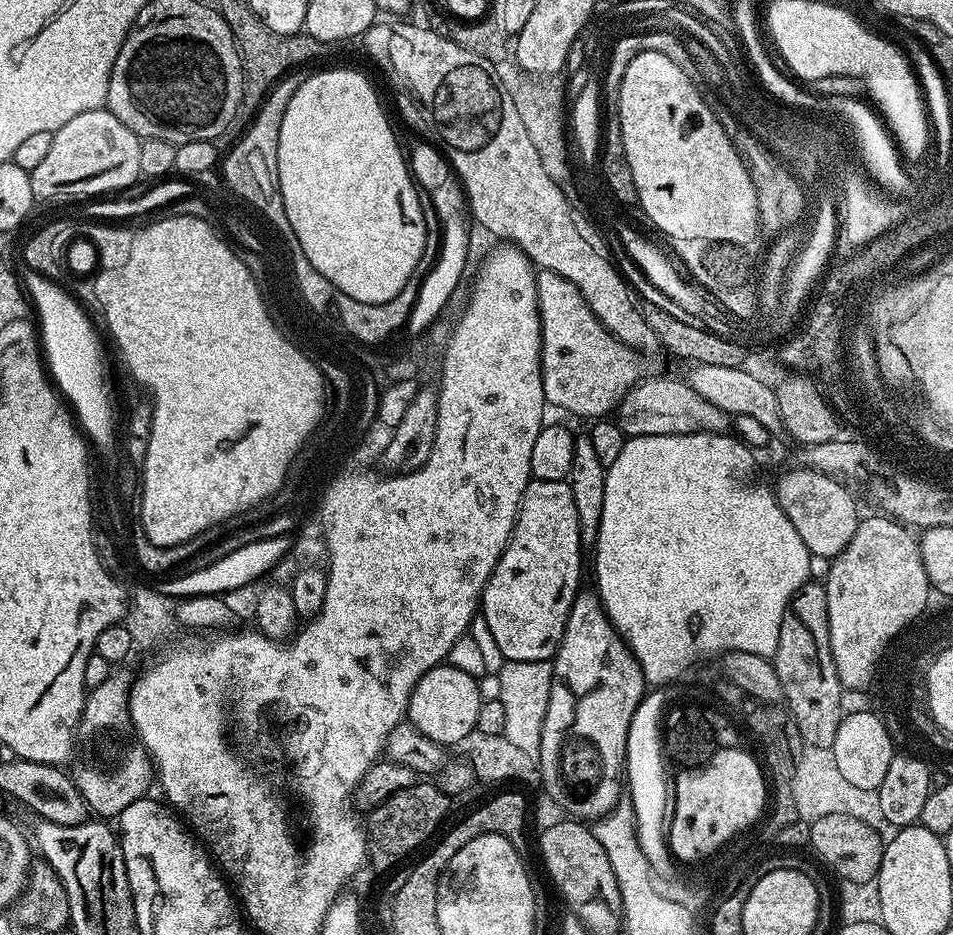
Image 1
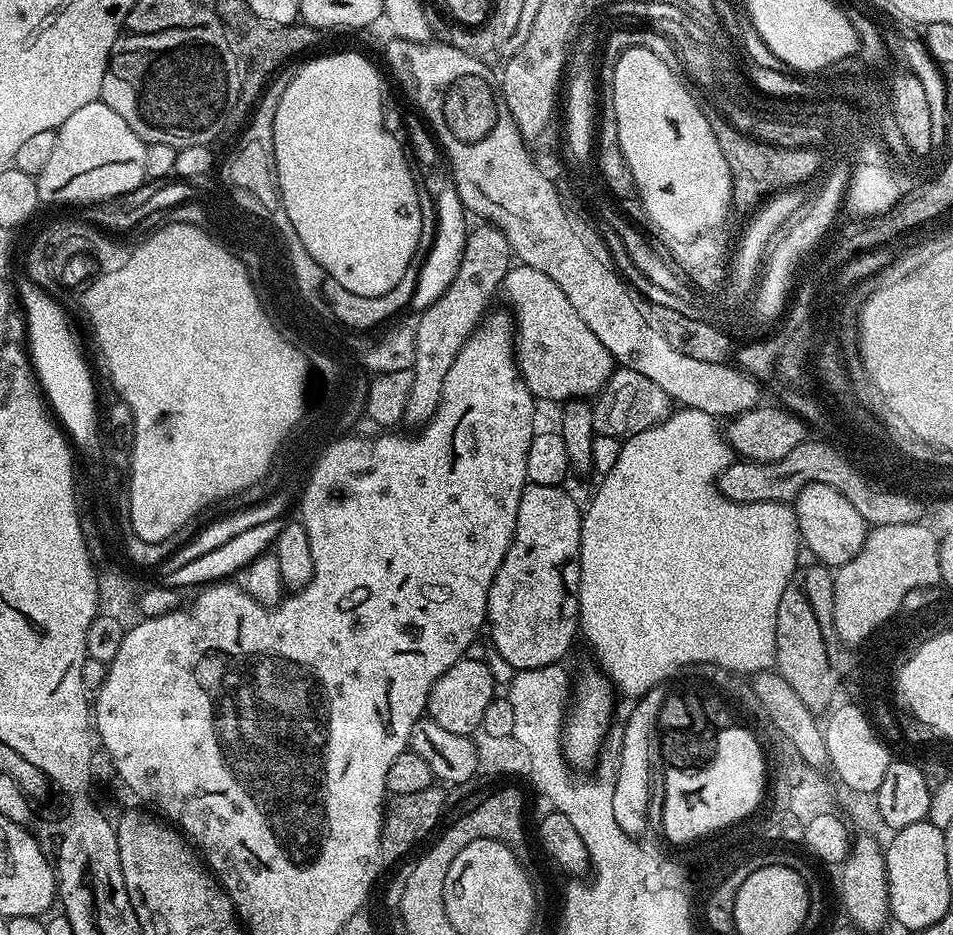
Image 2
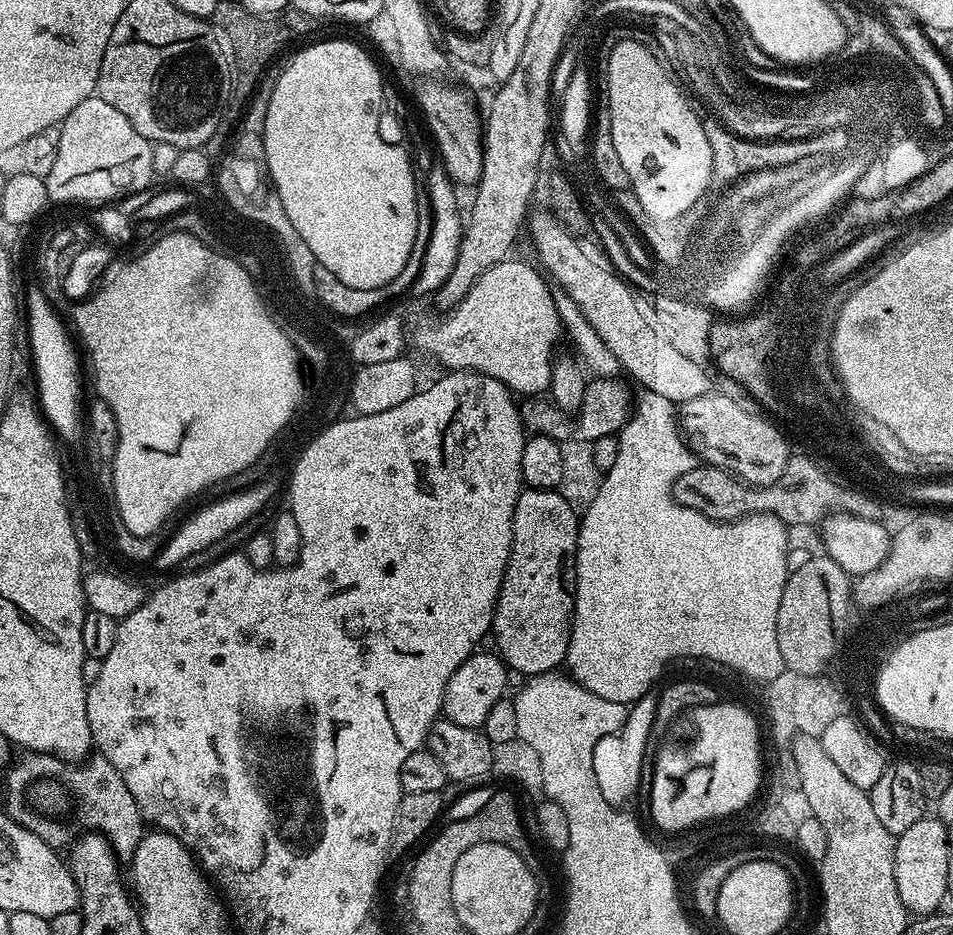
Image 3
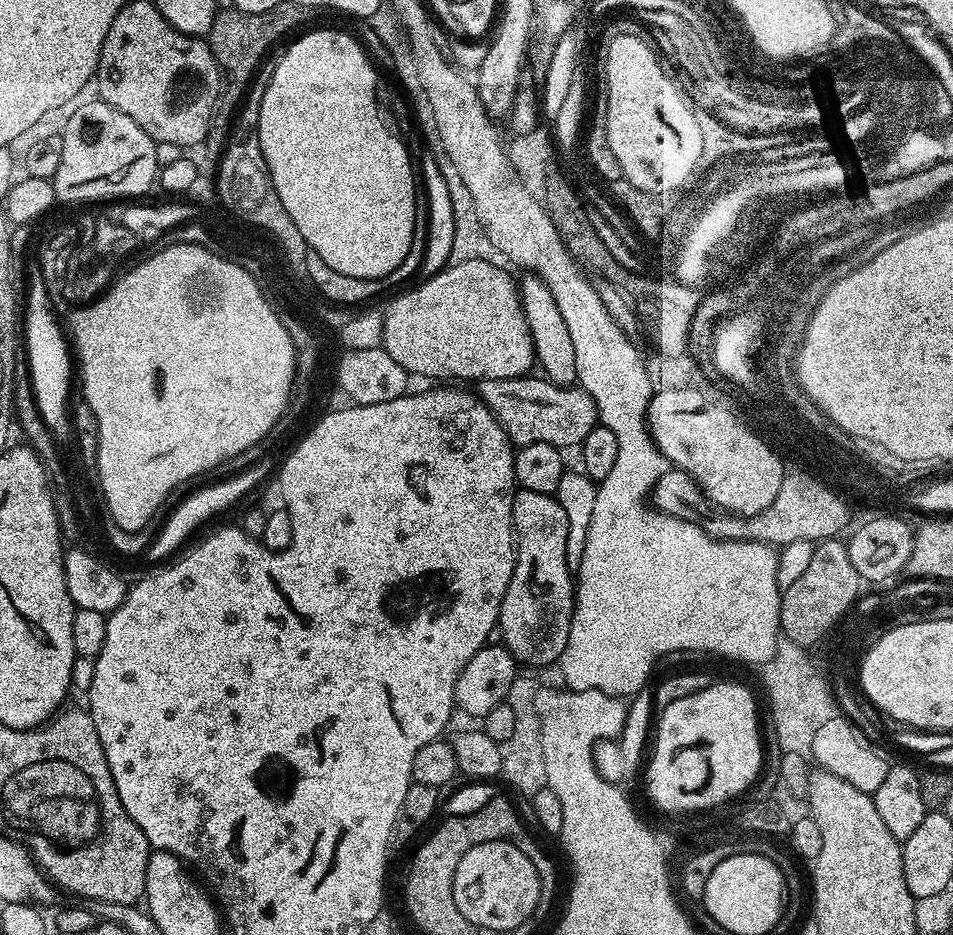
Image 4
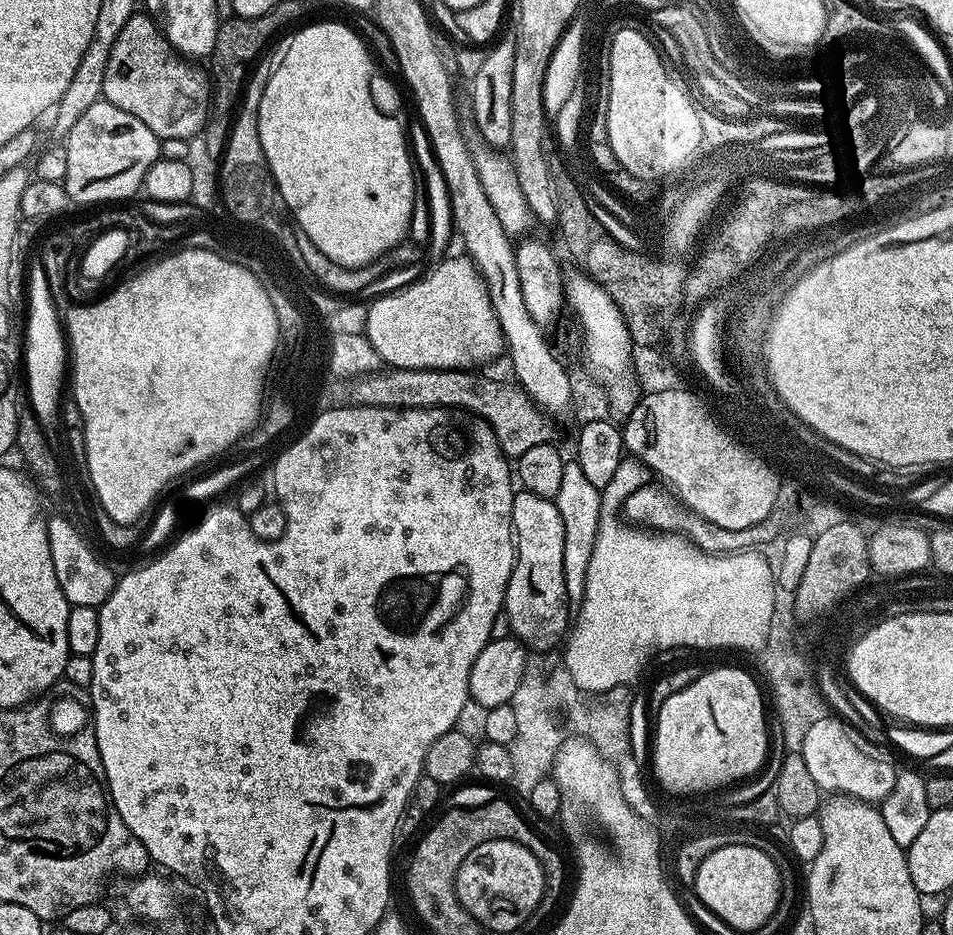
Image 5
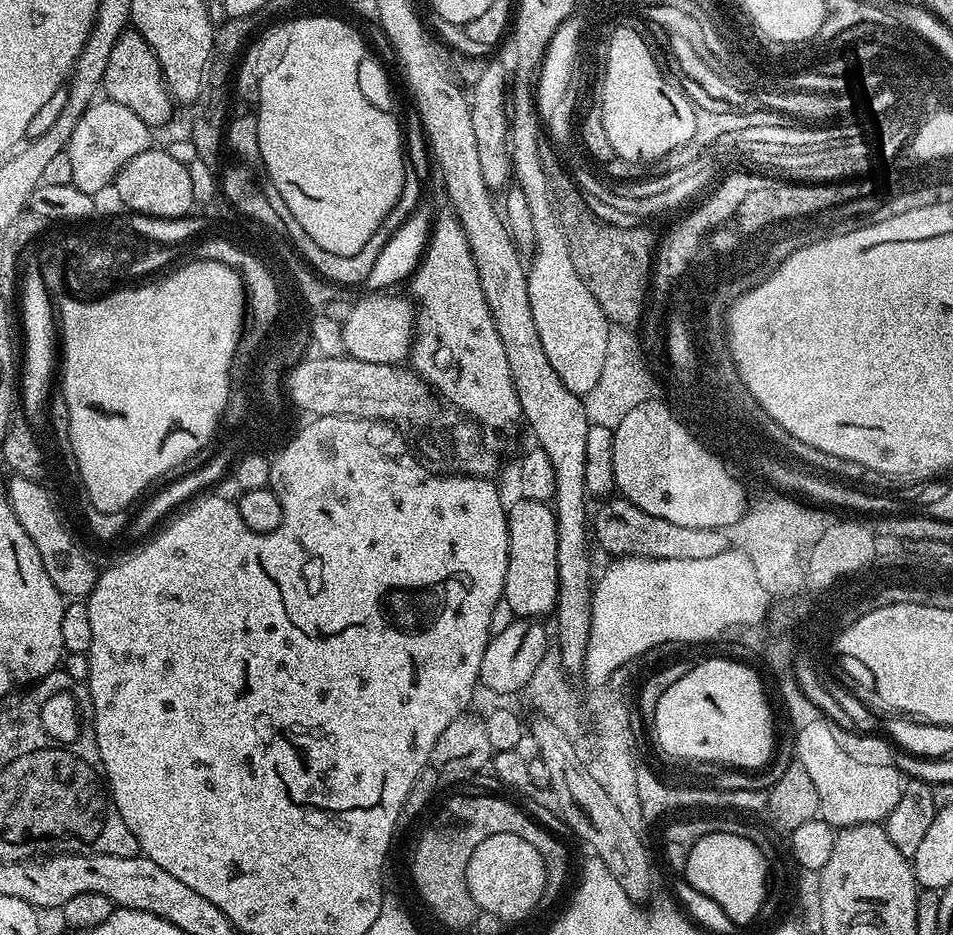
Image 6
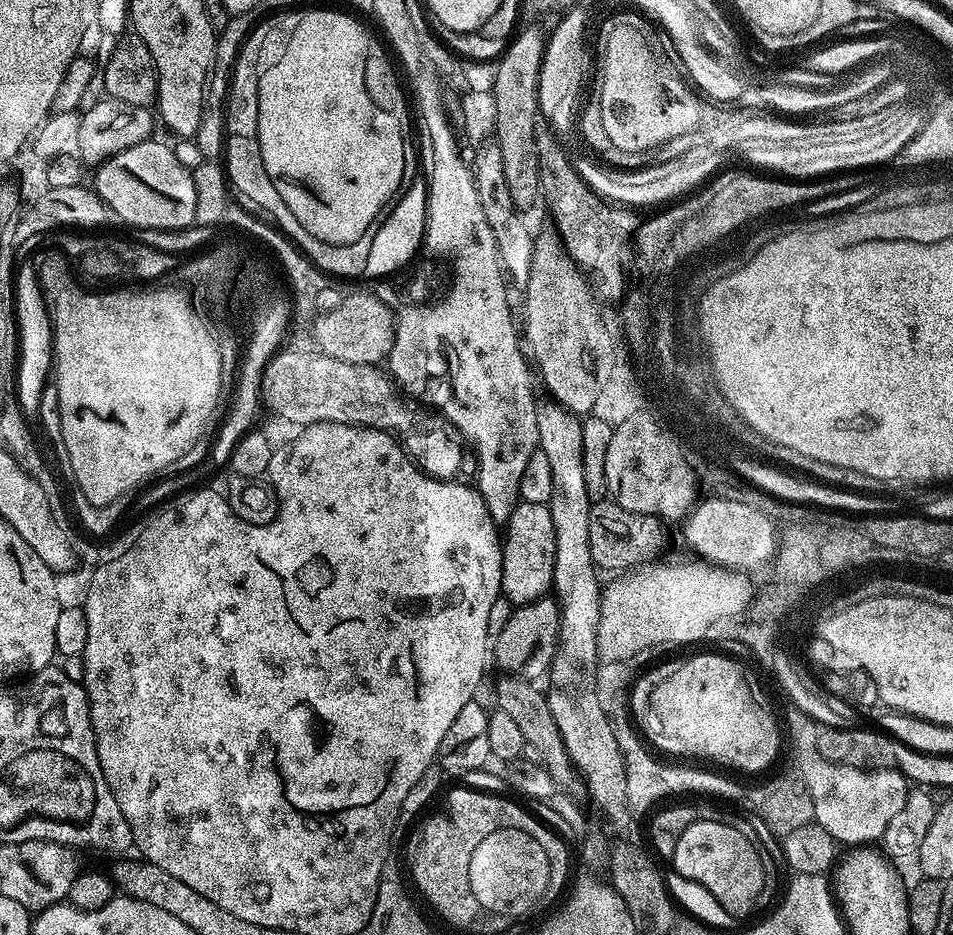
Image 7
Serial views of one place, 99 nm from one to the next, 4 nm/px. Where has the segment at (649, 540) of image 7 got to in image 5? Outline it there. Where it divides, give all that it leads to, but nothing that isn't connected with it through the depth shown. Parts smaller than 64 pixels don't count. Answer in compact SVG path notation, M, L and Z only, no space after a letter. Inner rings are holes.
M652 482L643 484L638 490L634 490L634 494L630 494L630 498L626 498L622 516L629 525L640 530L661 534L677 532L678 534L693 536L697 543L704 545L704 548L712 549L712 551L732 551L734 548L743 548L753 542L762 542L766 533L764 524L755 524L753 528L746 530L726 530L722 526L714 526L714 522L693 515L691 511L676 500L671 492Z

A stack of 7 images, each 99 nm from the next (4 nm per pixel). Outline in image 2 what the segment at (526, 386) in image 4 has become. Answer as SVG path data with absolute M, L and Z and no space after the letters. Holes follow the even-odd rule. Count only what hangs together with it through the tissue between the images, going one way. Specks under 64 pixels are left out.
M617 367L612 377L600 389L591 407L597 436L627 438L642 434L667 420L674 411L674 402L668 397L666 390L662 390L662 386L654 386L654 382L646 378L646 374L638 370Z

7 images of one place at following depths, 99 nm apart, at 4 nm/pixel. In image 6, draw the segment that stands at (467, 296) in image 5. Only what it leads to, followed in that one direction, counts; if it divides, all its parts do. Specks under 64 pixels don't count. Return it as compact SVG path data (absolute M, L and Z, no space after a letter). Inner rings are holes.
M368 294L365 300L356 300L350 316L343 322L342 329L345 353L354 360L378 362L379 364L400 364L409 359L416 326L413 305L400 296L390 294Z

